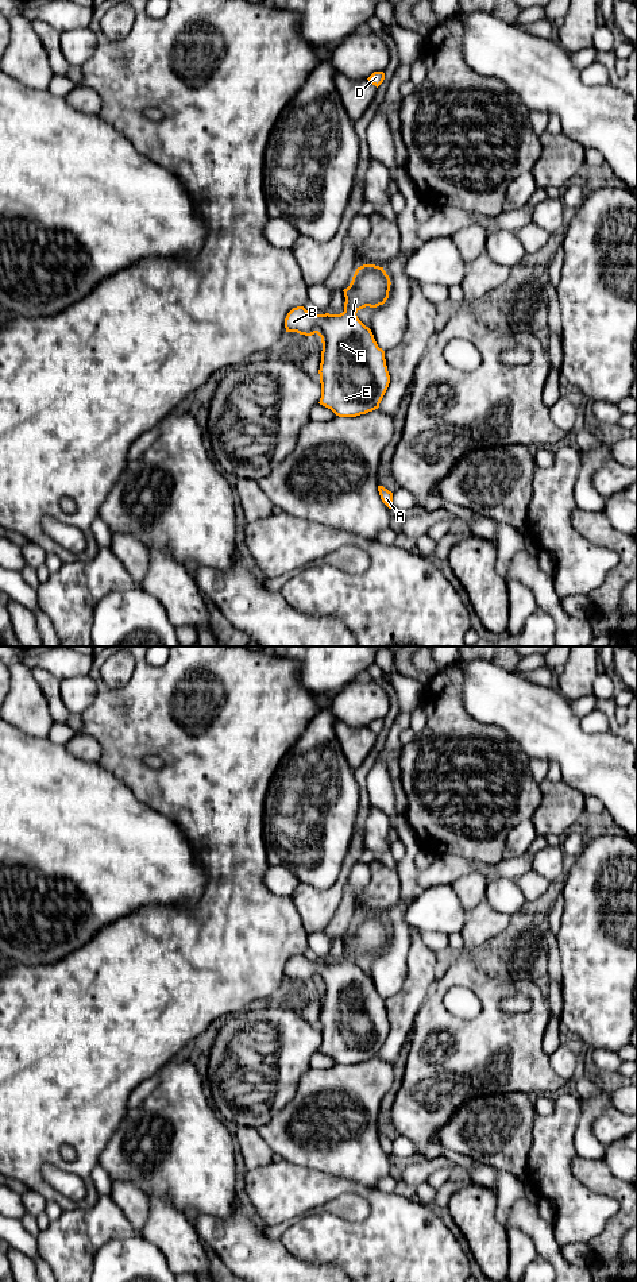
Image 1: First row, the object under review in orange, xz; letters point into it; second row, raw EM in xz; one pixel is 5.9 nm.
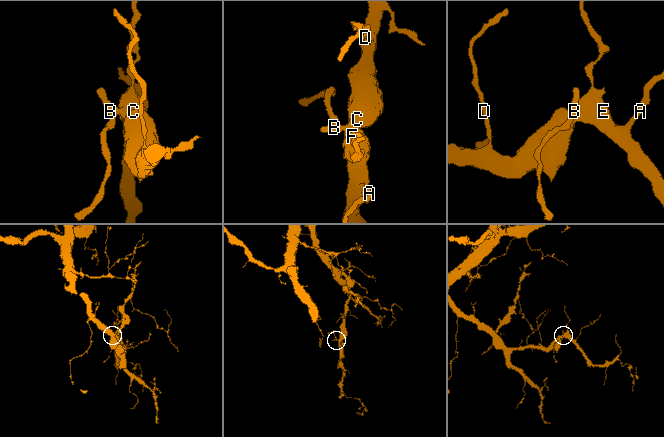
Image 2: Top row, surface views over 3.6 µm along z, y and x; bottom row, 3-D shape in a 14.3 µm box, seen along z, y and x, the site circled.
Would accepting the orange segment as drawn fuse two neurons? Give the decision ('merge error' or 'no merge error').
no merge error

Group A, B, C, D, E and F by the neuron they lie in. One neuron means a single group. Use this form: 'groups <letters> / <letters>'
groups A B C D E F

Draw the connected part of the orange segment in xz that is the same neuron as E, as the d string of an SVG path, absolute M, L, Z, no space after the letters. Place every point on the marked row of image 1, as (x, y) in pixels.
M363 264L344 289L344 312L313 314L304 306L293 308L286 318L286 332L321 337L320 405L339 417L356 417L379 408L390 375L385 351L356 316L366 308L383 305L389 298L390 278L383 267Z

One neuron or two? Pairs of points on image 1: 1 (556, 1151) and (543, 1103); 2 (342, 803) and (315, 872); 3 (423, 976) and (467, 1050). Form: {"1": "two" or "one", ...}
{"1": "two", "2": "one", "3": "two"}

